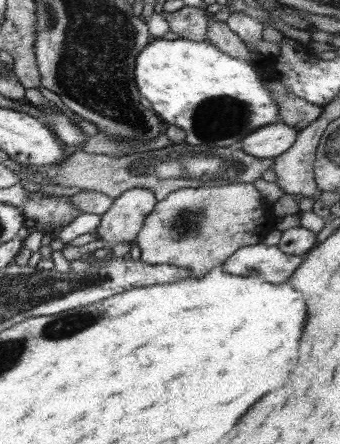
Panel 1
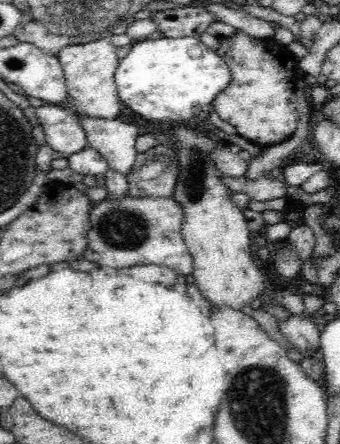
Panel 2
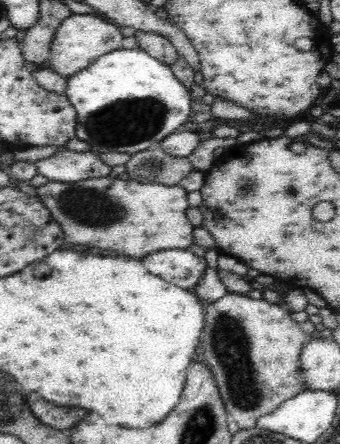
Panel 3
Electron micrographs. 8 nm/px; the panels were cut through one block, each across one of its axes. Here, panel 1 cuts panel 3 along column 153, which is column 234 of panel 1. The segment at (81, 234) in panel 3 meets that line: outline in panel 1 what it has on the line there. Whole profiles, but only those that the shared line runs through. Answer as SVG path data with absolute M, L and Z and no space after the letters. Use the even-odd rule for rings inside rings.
M253 184L183 188L155 204L155 210L135 236L135 246L139 246L141 262L145 264L175 266L189 270L189 276L199 276L227 264L237 250L259 244L265 230L257 228L261 228L259 218L265 218L265 210L265 202Z

